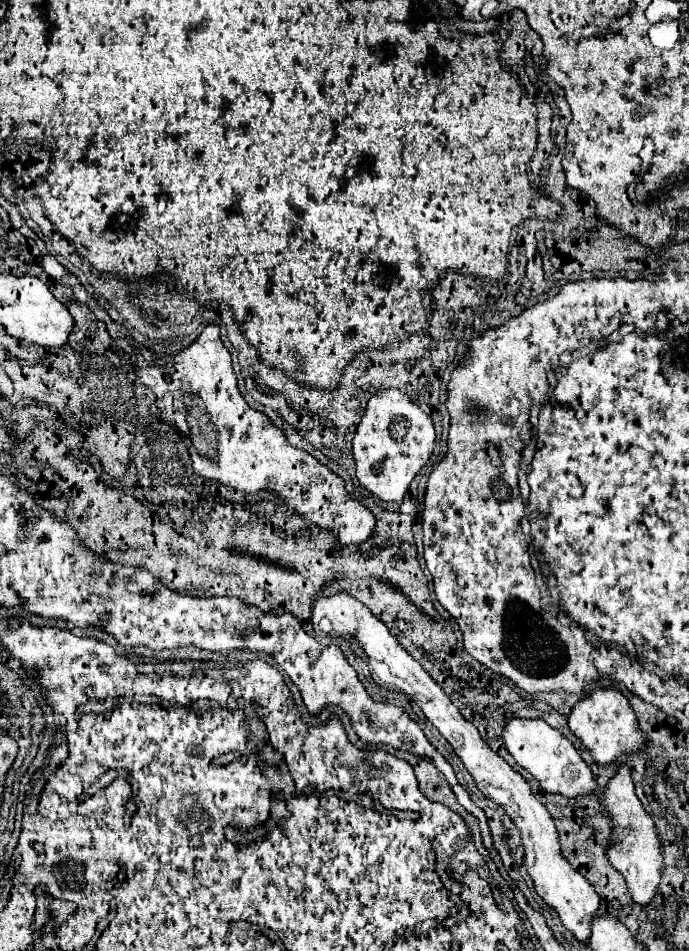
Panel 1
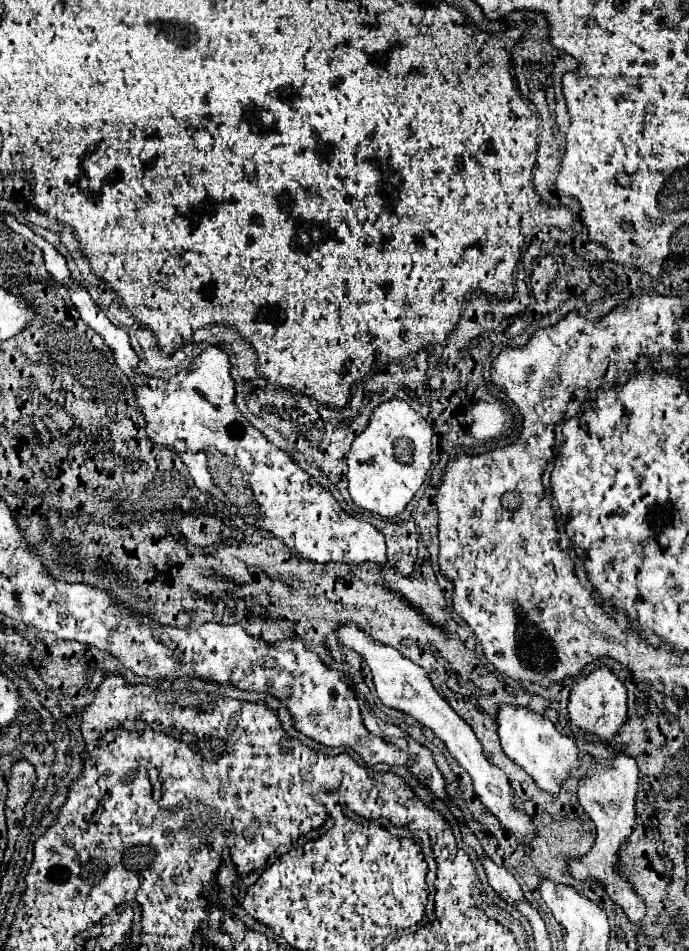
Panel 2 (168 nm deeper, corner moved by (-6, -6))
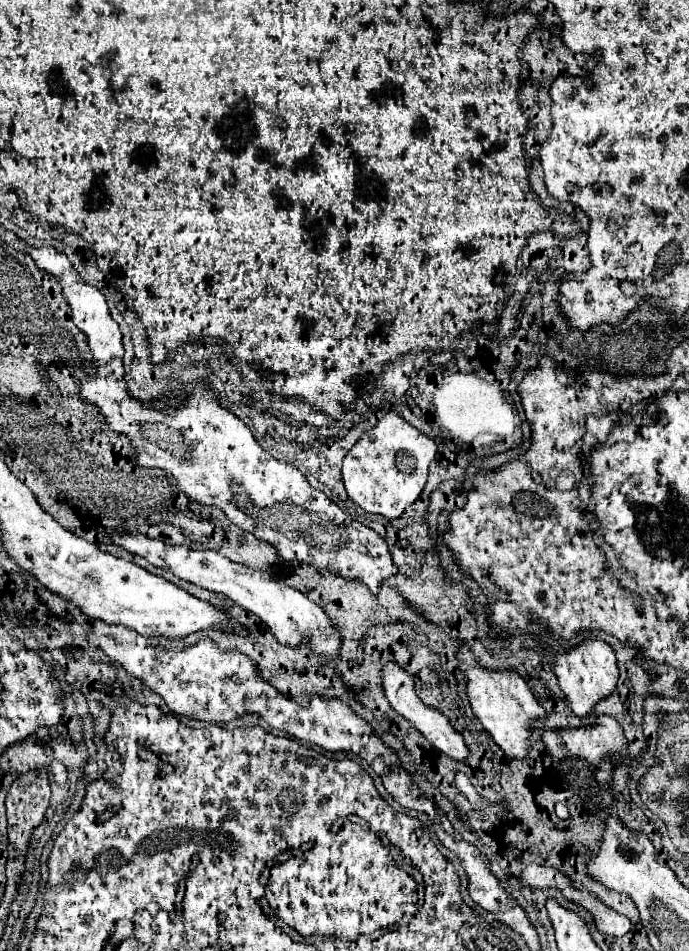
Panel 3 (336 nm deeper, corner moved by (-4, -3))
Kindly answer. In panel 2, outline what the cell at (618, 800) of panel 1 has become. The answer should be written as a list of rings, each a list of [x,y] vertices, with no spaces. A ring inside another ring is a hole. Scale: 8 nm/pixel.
[[[618,754],[614,760],[596,764],[588,770],[588,774],[580,780],[578,800],[586,810],[586,814],[596,824],[598,838],[594,848],[584,858],[570,862],[570,872],[578,880],[590,880],[590,878],[602,880],[610,898],[624,908],[626,916],[632,922],[638,922],[640,918],[646,916],[644,898],[620,874],[618,868],[620,868],[620,848],[628,844],[628,838],[636,828],[636,788],[638,788],[638,766],[626,754]]]

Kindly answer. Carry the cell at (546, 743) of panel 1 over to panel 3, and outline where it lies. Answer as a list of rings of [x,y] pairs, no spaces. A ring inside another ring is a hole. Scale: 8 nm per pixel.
[[[466,643],[460,645],[456,659],[462,675],[466,677],[466,693],[474,715],[480,719],[484,729],[492,735],[492,739],[504,749],[508,757],[524,759],[528,753],[528,737],[530,737],[532,723],[542,721],[546,717],[544,709],[534,699],[526,681],[514,669],[492,671],[482,667],[478,663],[478,657],[470,651],[470,645]]]

